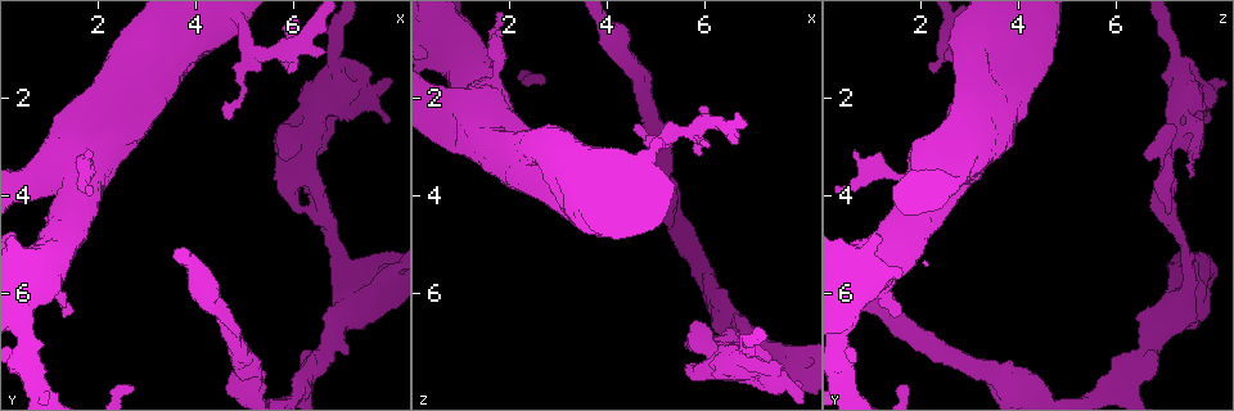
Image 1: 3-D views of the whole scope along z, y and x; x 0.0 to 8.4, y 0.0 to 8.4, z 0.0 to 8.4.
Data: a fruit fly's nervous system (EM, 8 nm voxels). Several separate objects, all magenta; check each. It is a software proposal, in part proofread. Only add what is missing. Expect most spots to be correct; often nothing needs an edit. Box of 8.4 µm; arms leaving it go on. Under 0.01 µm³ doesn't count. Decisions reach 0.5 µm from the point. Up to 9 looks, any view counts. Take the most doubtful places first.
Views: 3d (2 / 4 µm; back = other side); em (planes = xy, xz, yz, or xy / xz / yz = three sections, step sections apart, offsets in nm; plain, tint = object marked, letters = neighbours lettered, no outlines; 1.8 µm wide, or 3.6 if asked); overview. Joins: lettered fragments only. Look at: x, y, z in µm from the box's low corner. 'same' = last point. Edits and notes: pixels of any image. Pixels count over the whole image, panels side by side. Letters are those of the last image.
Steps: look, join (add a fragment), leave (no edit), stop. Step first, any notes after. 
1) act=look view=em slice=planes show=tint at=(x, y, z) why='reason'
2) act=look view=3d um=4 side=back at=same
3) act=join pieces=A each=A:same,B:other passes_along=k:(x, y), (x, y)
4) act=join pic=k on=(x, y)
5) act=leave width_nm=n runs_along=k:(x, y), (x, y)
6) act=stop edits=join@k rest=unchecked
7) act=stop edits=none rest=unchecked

act=look view=3d um=2 at=(5.85, 2.70, 7.70) why='thick turns thin'

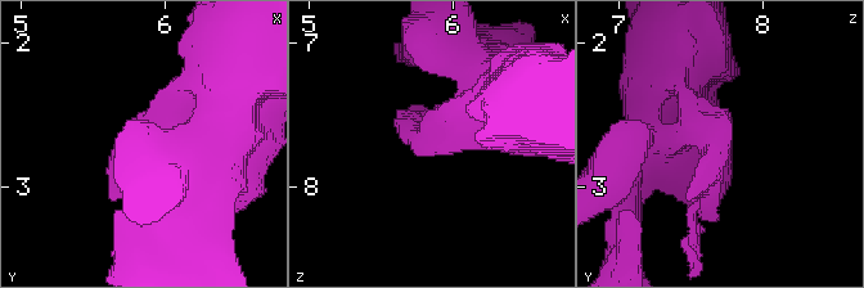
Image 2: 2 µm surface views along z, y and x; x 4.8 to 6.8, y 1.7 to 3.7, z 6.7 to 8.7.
act=look view=em um=3.6 slice=planes show=plain at=(5.82, 2.70, 7.66) why='now the EM'

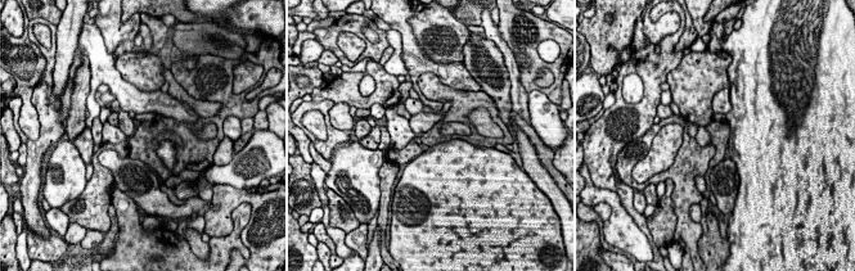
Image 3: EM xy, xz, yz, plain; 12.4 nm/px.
act=look view=em um=3.6 slice=planes show=letters at=same why='see the neighbours'

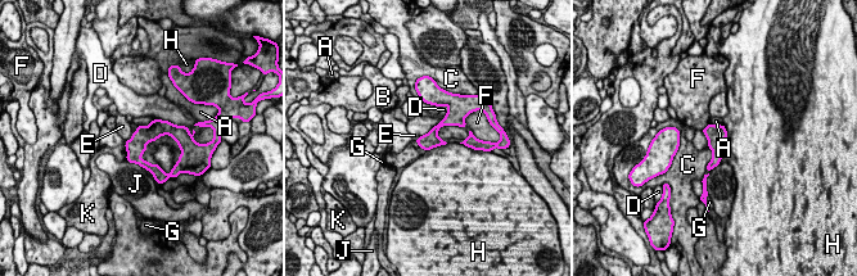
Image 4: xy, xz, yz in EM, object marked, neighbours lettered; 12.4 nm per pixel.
act=leave each=A:other,B:other,C:other,D:other,E:other,F:other,G:other,H:other,J:other,K:other runs_along=4:(176, 132), (152, 131), (130, 158) found='no lettered fragment goes on from it'

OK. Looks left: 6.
act=look view=3d um=2 at=(5.90, 1.45, 2.25) why='free end'

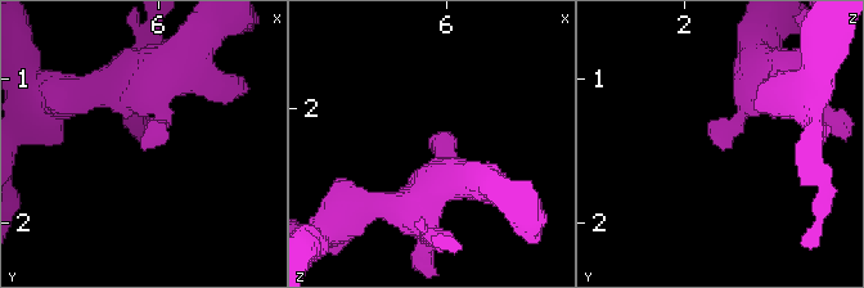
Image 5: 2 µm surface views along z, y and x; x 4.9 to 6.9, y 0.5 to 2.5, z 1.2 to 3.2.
act=look view=em slice=xz step=4 show=tint at=(5.86, 1.46, 2.24)

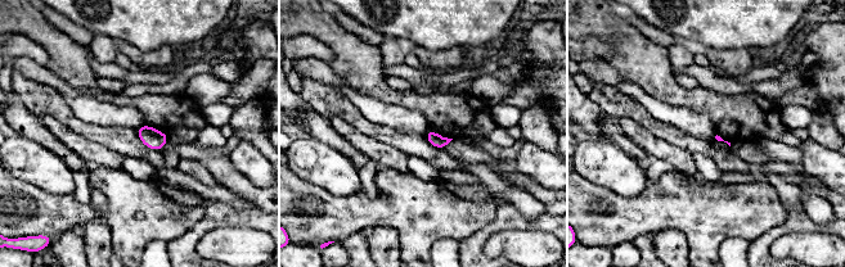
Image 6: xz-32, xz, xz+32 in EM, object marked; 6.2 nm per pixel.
act=look view=em slice=planes show=letters at=same

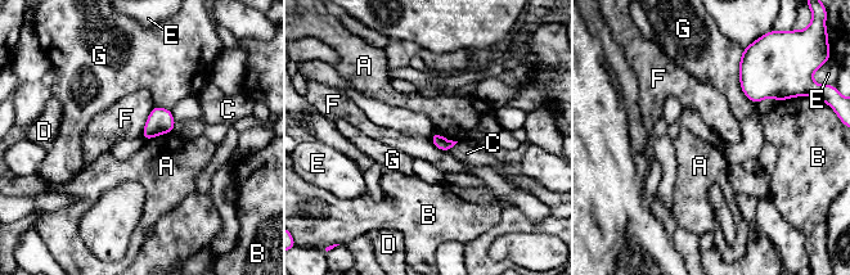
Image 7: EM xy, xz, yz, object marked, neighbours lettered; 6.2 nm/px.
act=leave longest_contact=G:360nm each=A:other,B:other,C:other,D:other,E:other,F:other,G:other found='no lettered fragment goes on from it'

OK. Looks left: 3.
act=look view=em slice=yz step=8 show=tint at=(1.85, 3.10, 0.70) why='an open end'

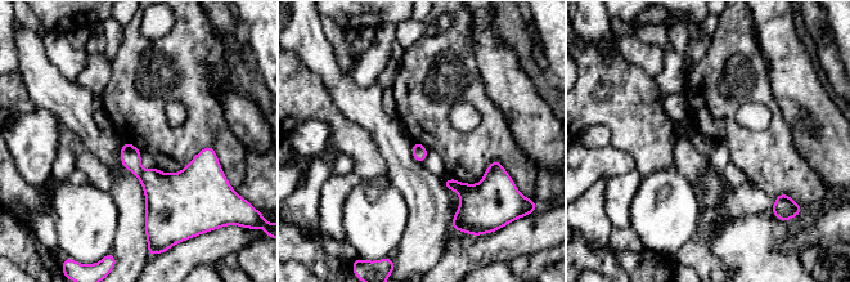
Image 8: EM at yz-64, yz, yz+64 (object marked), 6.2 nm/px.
act=look view=em slice=planes show=letters at=same

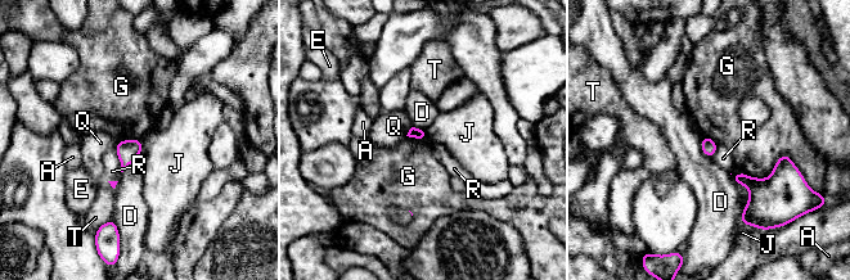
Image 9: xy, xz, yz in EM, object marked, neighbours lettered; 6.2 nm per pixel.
act=leave each=A:other,D:other,E:other,G:other,J:other,Q:other,R:other,T:other border=9:(796, 166), (740, 171) found='none of them fits'

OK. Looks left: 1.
act=stop edits=none rest=unchecked

